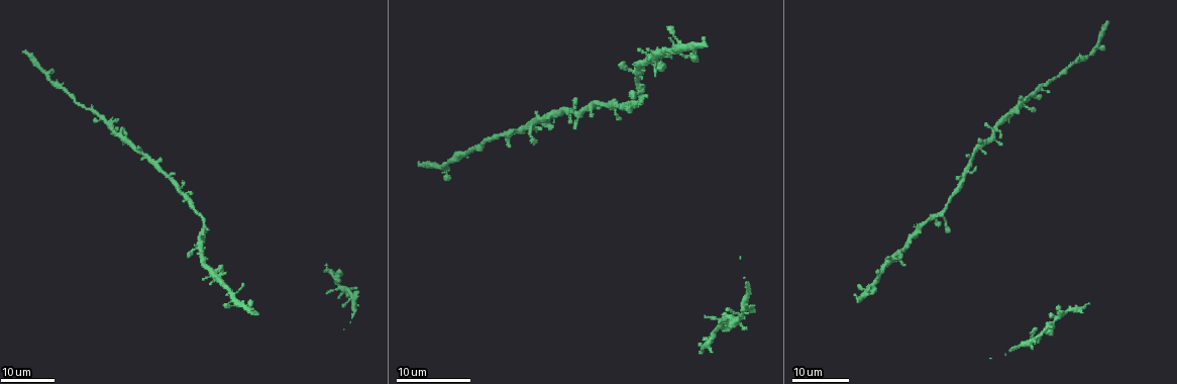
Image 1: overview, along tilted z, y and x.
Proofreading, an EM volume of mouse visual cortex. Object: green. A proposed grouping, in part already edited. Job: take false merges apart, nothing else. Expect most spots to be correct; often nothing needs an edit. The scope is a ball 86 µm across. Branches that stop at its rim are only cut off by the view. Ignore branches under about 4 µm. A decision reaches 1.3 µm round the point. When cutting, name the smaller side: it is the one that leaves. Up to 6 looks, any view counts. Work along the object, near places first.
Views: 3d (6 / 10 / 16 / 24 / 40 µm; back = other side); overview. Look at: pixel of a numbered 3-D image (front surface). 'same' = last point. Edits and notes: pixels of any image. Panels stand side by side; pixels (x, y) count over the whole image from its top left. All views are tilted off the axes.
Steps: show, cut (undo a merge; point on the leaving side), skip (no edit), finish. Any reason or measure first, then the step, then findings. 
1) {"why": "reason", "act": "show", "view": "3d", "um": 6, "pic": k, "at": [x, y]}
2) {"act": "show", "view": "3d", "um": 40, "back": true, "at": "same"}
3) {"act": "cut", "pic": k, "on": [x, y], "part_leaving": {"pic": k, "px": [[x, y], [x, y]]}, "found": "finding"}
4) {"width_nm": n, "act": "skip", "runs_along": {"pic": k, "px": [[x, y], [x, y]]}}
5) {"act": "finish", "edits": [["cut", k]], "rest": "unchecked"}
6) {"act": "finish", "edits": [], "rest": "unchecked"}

{"why": "thin arm on a thick one", "act": "show", "view": "3d", "um": 16, "pic": 1, "at": [641, 102]}

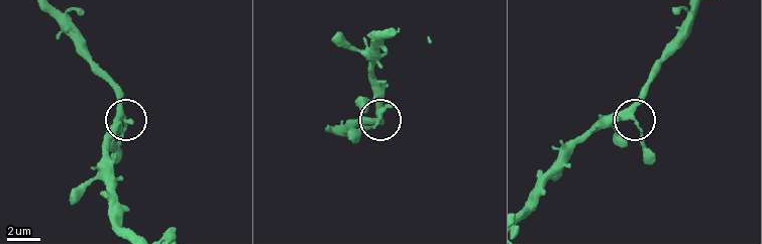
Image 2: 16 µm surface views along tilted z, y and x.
{"act": "show", "view": "3d", "um": 6, "pic": 2, "at": [635, 115]}

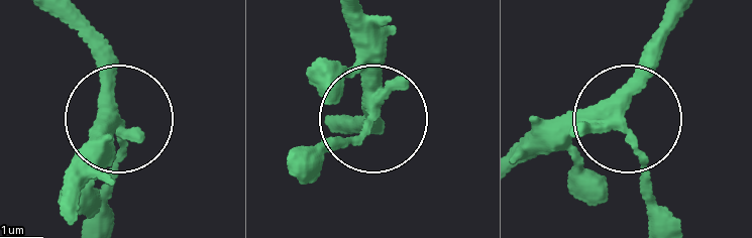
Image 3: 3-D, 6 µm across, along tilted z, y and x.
{"act": "skip", "found": "one neuron here"}

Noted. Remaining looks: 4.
{"why": "two arms in line, one across", "act": "show", "view": "3d", "um": 16, "pic": 1, "at": [906, 242]}

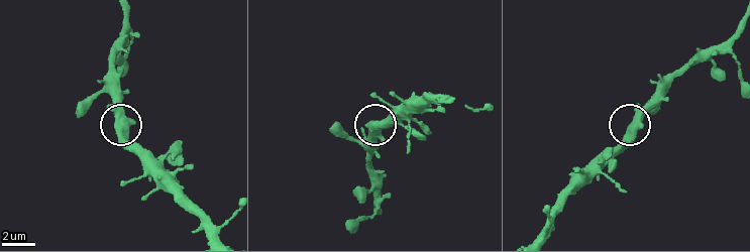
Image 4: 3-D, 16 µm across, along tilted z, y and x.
{"act": "show", "view": "3d", "um": 10, "pic": 4, "at": [118, 128]}

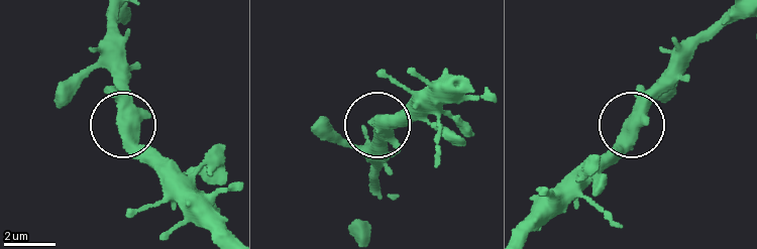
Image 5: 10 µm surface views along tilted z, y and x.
{"act": "skip", "runs_along": {"pic": 5, "px": [[629, 130], [602, 170]]}, "found": "one neuron here"}

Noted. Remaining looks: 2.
{"why": "arms run side by side", "act": "show", "view": "3d", "um": 24, "pic": 1, "at": [62, 88]}

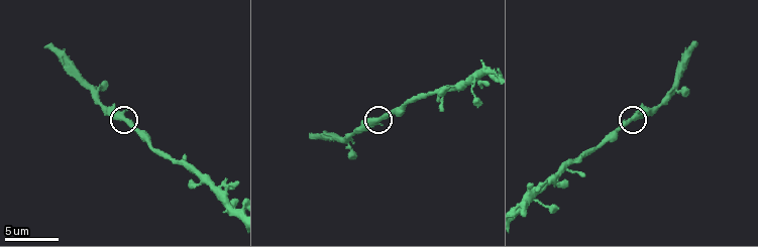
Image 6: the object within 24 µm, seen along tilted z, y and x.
{"why": "closer look", "act": "show", "view": "3d", "um": 10, "pic": 6, "at": [629, 121]}

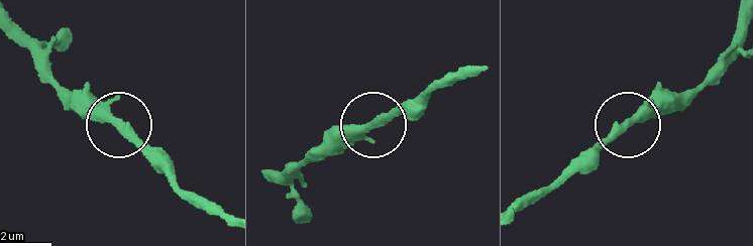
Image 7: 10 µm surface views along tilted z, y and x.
{"arms": 3, "act": "skip", "runs_along": {"pic": 7, "px": [[225, 220], [177, 195], [110, 121], [75, 101]]}, "found": "all the same neuron"}

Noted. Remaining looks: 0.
{"act": "finish", "edits": [], "rest": "unchecked"}

